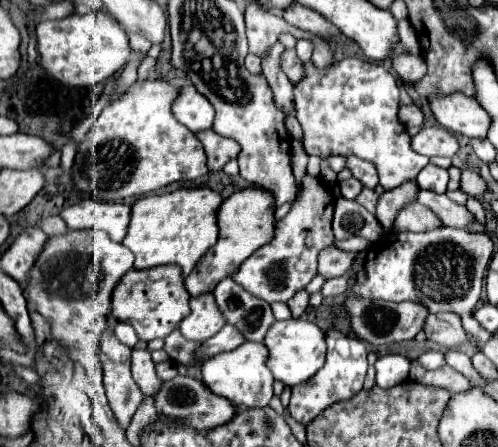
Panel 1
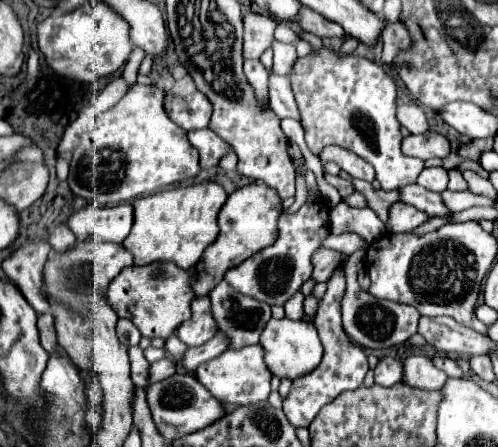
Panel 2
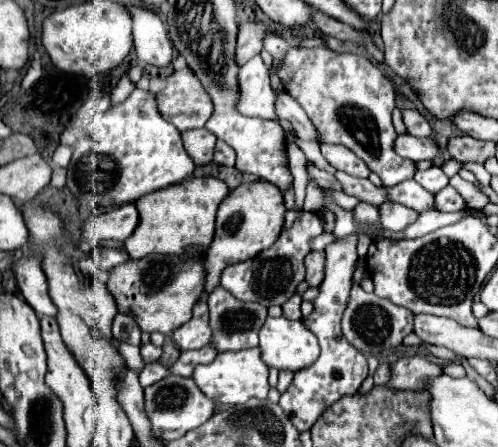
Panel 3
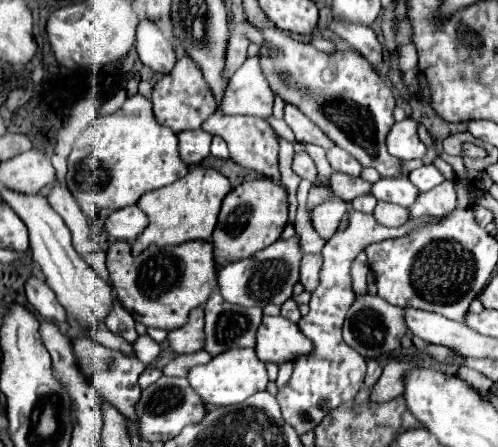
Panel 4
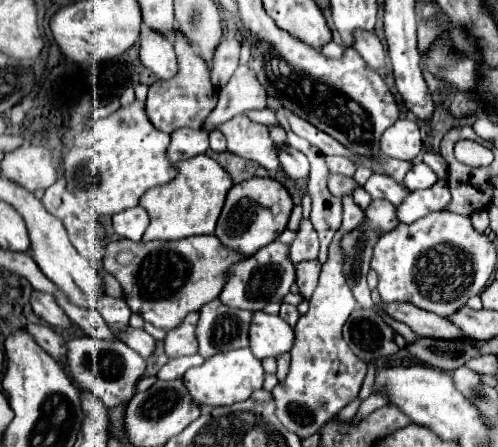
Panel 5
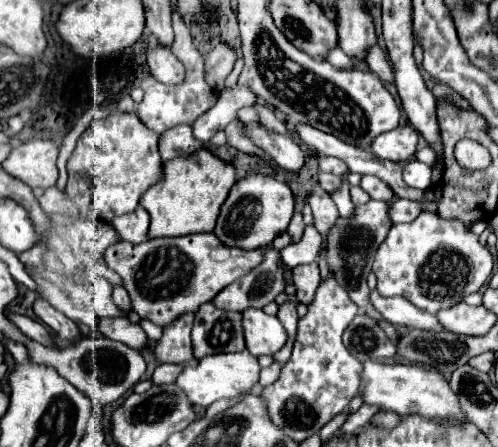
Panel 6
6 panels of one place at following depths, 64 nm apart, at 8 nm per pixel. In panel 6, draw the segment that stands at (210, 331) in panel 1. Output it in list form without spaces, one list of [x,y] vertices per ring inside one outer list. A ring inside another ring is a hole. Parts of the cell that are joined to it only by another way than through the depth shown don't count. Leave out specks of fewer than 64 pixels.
[[[182,314],[172,324],[164,328],[162,338],[154,346],[154,356],[160,364],[186,364],[192,356],[192,344],[190,344],[190,330],[192,330],[194,316]]]

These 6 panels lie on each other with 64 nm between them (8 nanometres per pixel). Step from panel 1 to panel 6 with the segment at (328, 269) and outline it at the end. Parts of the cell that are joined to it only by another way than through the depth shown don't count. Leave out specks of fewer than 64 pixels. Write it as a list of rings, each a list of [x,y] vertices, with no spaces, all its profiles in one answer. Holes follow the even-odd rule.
[[[316,262],[302,264],[302,266],[296,266],[292,272],[294,272],[294,286],[296,286],[298,302],[310,306],[316,296],[316,288],[320,286],[318,264]]]

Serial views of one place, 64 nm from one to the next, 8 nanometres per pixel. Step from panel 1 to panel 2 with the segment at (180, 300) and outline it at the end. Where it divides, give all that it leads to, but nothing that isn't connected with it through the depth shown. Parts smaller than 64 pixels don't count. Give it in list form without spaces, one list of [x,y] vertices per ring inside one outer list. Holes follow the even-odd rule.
[[[152,262],[144,266],[124,268],[116,280],[108,286],[108,302],[112,302],[116,314],[120,318],[130,318],[142,336],[168,338],[176,332],[176,328],[190,318],[190,302],[196,294],[192,294],[192,284],[196,280],[196,268],[180,268],[172,262]]]

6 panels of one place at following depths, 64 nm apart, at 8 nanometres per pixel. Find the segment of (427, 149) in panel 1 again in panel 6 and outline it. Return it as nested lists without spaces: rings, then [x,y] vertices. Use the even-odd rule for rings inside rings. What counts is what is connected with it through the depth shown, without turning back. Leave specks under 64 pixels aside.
[[[404,126],[376,136],[376,140],[370,144],[370,150],[374,156],[382,160],[402,164],[414,156],[416,144],[418,144],[418,132],[410,126]]]

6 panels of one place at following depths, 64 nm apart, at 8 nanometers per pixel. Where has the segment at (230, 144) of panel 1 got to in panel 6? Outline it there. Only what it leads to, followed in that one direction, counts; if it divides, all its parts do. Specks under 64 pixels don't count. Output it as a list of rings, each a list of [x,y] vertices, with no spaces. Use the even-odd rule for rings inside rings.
[[[176,126],[160,134],[160,158],[172,160],[176,156],[186,156],[200,148],[200,142],[192,136],[190,126]]]

